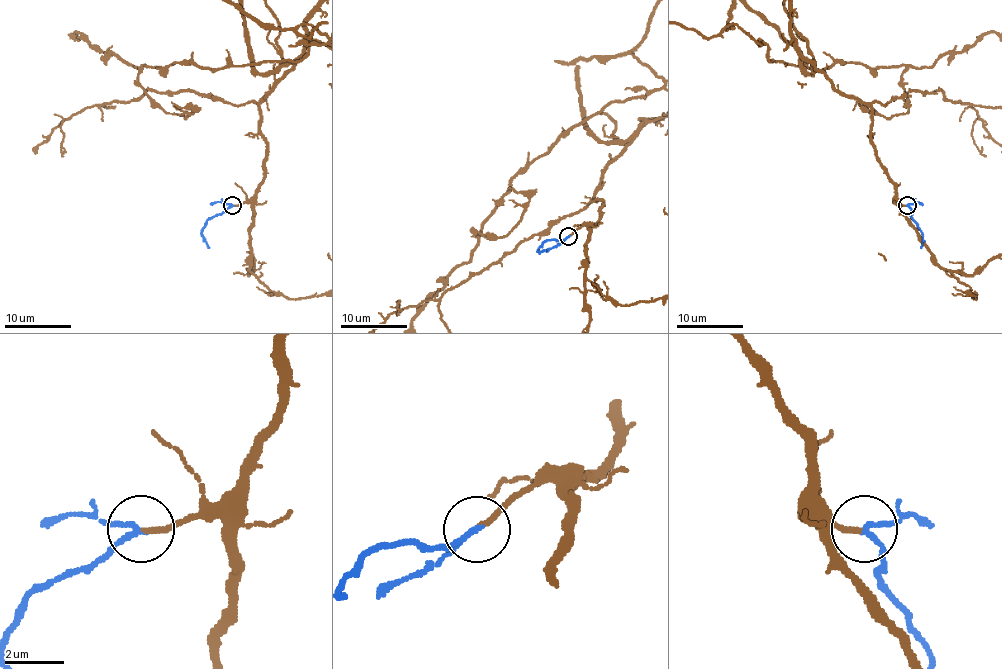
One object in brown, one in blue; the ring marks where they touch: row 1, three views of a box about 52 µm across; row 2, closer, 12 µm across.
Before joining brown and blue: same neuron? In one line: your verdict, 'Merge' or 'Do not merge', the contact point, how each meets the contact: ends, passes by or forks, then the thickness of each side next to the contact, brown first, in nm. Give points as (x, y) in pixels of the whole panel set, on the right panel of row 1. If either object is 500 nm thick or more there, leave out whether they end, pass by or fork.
Merge. Place: (907, 205). At the ring brown ends. At the ring blue passes by. Thickness 170 nm (brown) against 160 nm

